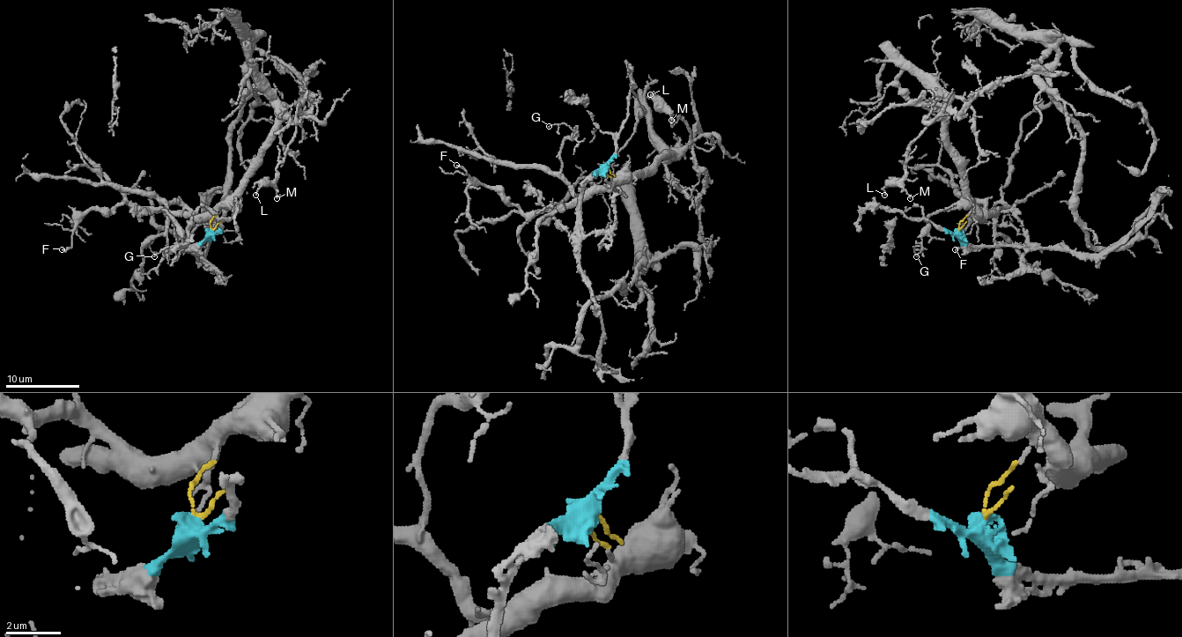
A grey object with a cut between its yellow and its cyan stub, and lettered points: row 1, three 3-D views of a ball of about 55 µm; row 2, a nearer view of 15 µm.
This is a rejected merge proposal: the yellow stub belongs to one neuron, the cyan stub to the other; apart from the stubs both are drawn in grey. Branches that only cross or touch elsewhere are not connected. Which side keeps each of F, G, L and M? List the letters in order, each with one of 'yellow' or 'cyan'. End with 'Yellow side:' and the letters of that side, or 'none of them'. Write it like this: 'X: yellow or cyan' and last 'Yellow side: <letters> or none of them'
F: yellow
G: yellow
L: yellow
M: yellow
Yellow side: F, G, L, M

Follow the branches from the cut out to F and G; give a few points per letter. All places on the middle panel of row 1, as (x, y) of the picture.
F: (605, 169), (611, 181), (608, 186), (593, 186), (559, 206), (524, 213), (456, 166)
G: (605, 169), (611, 181), (608, 186), (574, 191), (561, 171), (559, 147), (576, 132), (559, 123), (549, 127)

